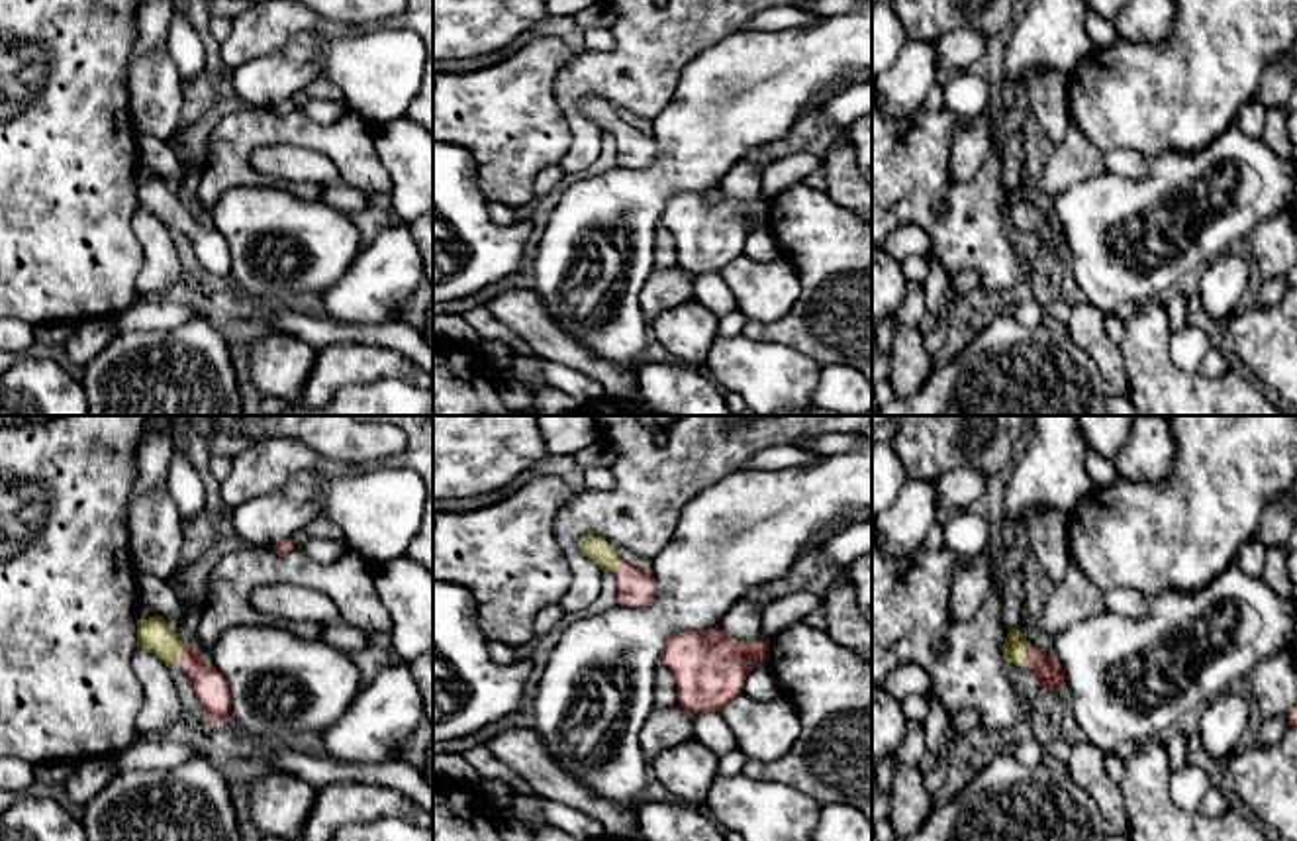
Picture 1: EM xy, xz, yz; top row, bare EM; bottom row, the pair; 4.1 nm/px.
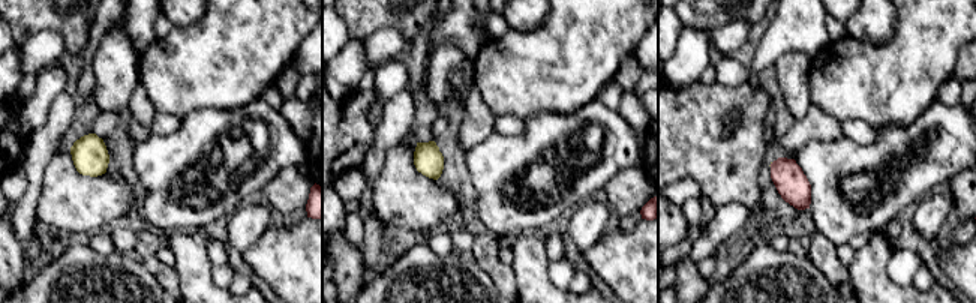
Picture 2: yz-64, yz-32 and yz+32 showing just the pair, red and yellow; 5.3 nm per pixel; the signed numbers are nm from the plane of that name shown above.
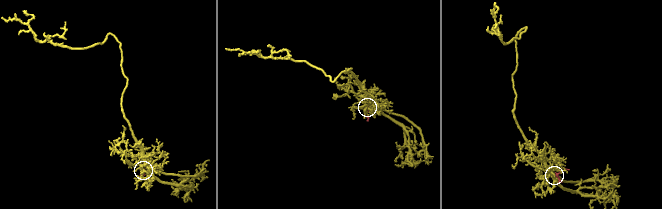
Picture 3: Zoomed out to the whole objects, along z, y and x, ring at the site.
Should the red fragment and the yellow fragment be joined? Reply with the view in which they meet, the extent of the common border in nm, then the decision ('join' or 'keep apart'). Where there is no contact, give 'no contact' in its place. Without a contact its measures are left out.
yz | 110 nm | join

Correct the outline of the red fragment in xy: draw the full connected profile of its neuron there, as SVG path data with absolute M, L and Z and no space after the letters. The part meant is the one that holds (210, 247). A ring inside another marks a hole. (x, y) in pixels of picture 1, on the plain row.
M163 176L137 182L137 208L188 237L208 282L229 282L231 251L225 237L216 225L204 222L196 206L184 206Z

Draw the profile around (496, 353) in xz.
M480 339L474 349L496 371L509 371L517 357L505 343L496 339Z

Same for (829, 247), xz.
M797 182L770 198L766 225L793 267L801 294L786 318L762 325L746 322L743 335L790 345L819 365L852 367L872 384L872 222Z

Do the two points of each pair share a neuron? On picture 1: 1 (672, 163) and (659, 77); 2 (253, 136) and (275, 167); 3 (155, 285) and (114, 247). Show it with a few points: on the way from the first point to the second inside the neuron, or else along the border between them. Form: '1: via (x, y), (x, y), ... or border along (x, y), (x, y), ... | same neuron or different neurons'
1: border along (682, 65), (672, 98), (651, 120) | different neurons
2: border along (308, 148), (292, 144), (259, 146), (249, 163) | different neurons
3: border along (130, 226), (142, 249), (136, 279), (140, 298) | different neurons

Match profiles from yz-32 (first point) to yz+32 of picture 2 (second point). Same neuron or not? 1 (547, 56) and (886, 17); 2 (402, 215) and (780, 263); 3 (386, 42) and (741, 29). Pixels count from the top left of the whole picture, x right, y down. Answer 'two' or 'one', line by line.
1: two
2: two
3: one

